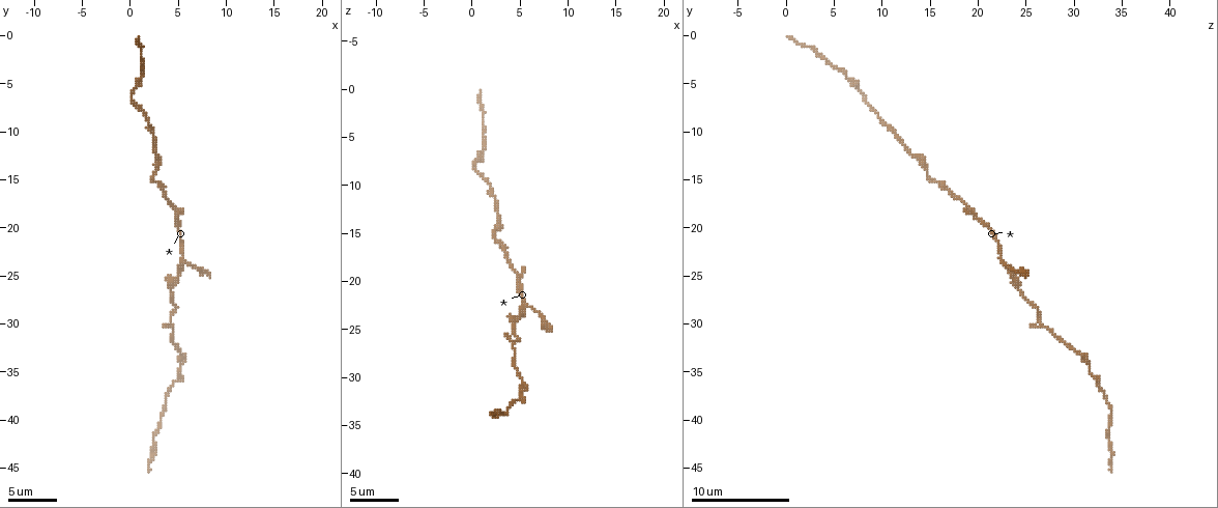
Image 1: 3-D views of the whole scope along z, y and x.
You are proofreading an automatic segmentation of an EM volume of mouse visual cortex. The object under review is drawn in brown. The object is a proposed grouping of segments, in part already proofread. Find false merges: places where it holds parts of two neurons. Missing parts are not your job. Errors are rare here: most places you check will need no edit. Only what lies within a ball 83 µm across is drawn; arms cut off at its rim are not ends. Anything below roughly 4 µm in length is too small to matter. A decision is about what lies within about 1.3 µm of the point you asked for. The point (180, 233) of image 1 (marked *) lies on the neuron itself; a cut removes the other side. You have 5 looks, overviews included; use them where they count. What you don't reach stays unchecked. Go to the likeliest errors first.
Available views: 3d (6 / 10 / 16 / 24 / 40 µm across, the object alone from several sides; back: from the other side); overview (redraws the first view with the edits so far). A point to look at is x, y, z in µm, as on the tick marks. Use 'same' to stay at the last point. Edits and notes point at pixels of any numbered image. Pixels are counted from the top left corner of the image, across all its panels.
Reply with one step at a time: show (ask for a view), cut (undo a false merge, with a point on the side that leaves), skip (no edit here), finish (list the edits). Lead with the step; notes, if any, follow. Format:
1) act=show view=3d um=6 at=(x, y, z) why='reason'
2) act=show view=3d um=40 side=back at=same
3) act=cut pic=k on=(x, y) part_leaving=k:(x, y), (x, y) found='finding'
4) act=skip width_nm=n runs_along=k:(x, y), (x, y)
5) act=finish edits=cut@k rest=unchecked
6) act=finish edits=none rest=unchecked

act=show view=3d um=10 at=(4.4, 30.6, 27.0) why='three-way junction'

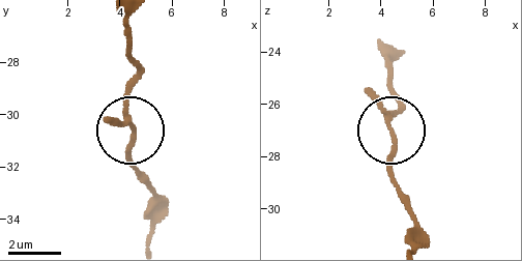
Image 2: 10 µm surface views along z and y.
act=show view=3d um=6 at=same why='closer look'

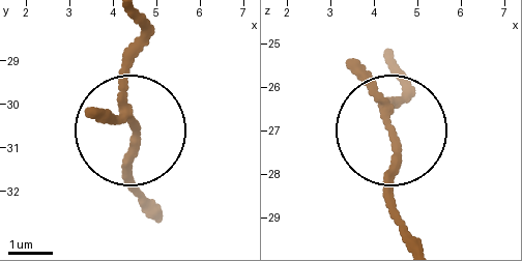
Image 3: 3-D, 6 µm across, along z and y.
act=skip runs_along=3:(134, 19), (122, 96), (134, 193) found='continuous, no second neuron'

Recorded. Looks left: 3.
act=show view=3d um=10 at=(1.2, 3.6, 6.2) why='calibre changes'

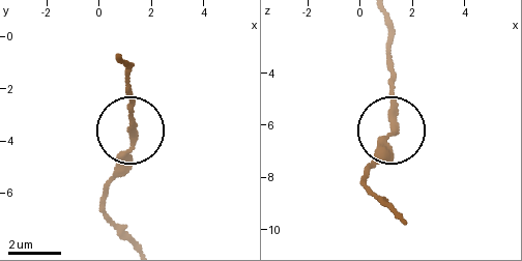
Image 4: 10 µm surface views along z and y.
act=skip width_nm=250 runs_along=4:(128, 240), (105, 213), (102, 193), (128, 140), (128, 88) found='one neuron here'

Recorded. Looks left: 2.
act=show view=3d um=6 at=(5.0, 34.8, 31.6) why='thin neck'

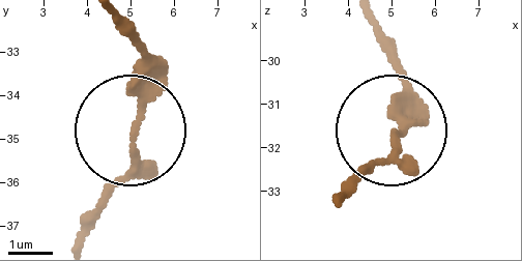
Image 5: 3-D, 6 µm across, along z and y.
act=show view=3d um=6 side=back at=(5.10, 34.75, 31.60)

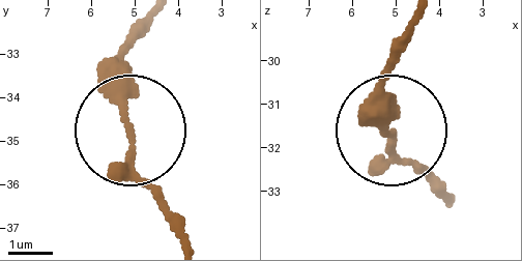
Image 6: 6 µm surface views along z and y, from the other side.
act=skip runs_along=6:(146, 20), (123, 60), (123, 105), (139, 172), (175, 224) found='continuous, no second neuron'

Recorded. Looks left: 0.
act=finish edits=none rest=unchecked

